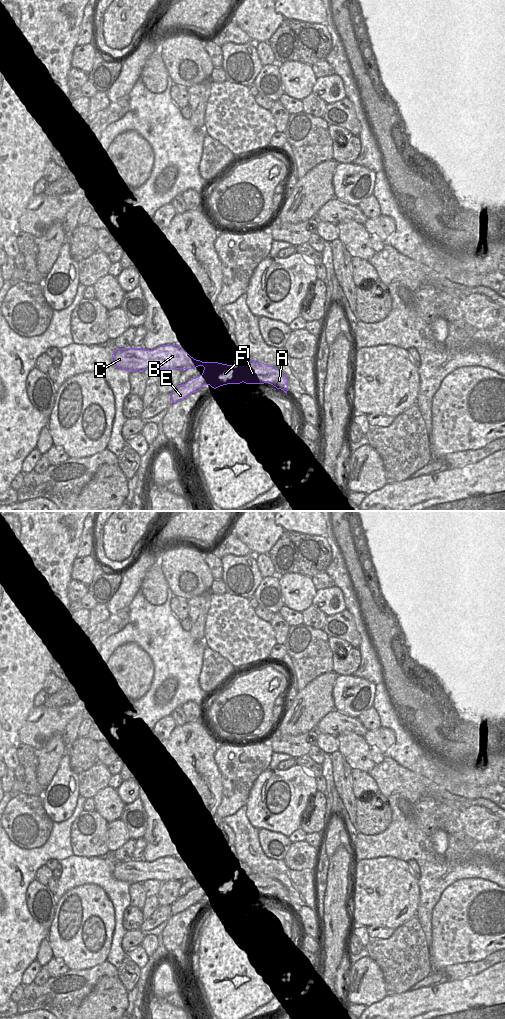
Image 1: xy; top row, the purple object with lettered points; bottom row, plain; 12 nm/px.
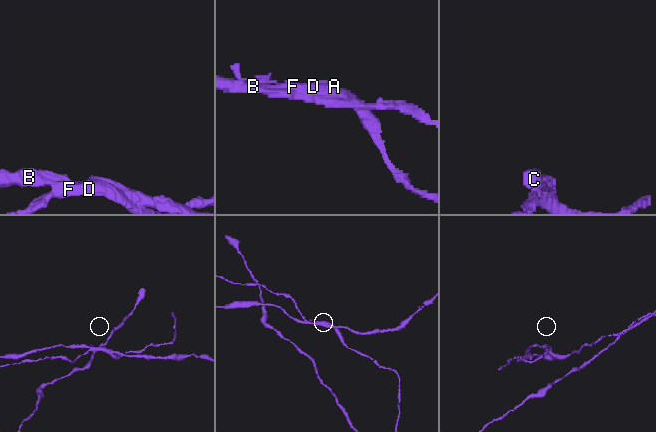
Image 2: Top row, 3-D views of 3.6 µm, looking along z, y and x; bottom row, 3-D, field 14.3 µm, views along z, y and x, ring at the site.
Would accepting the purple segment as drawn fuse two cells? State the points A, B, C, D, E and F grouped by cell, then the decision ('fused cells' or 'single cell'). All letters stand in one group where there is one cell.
groups A D E F / B C; fused cells

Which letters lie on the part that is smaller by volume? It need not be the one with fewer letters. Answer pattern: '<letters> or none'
A, D, E, F.

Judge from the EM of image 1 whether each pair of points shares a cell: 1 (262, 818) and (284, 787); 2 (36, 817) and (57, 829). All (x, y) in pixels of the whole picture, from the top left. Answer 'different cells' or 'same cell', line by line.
1: same cell
2: different cells

